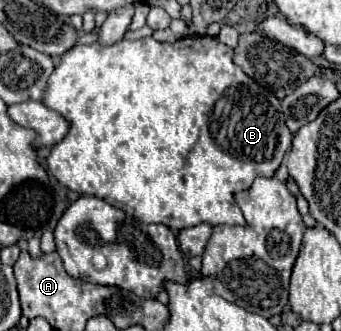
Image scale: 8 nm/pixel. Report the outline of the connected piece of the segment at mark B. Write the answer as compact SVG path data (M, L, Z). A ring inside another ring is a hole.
M148 36L148 38L140 38L140 40L120 40L110 46L100 46L100 44L74 46L72 50L68 50L62 56L60 64L52 72L52 76L48 80L48 90L46 90L46 96L42 102L48 108L64 114L64 118L68 118L72 124L66 138L62 142L58 142L56 146L52 146L52 152L48 156L48 168L60 184L64 184L66 188L70 188L74 192L102 198L108 204L112 204L114 208L120 208L126 214L132 214L134 218L138 218L142 222L164 224L172 230L182 230L188 226L196 226L200 222L208 222L212 226L216 226L216 224L244 226L246 220L244 220L242 210L236 204L234 196L242 190L248 190L256 176L266 176L266 178L274 176L294 138L294 134L288 130L288 126L284 122L284 114L280 110L280 100L272 92L268 92L266 88L256 84L250 76L246 76L240 70L240 66L236 66L232 62L232 48L228 48L226 44L218 42L212 36L186 36L176 42L158 42L152 36Z

